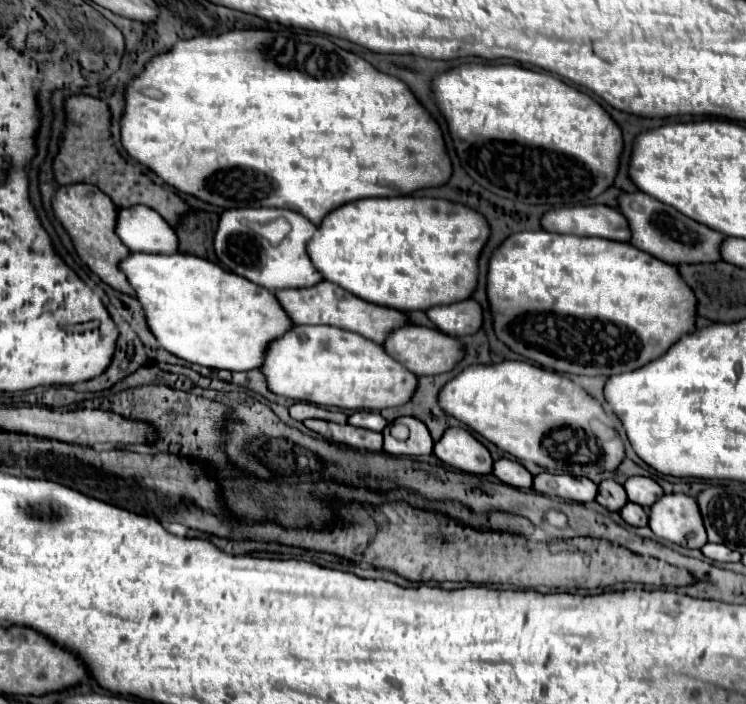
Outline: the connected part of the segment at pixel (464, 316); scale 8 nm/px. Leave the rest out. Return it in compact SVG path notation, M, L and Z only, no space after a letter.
M472 298L454 304L432 306L426 310L426 316L440 332L450 336L474 334L482 324L482 310Z

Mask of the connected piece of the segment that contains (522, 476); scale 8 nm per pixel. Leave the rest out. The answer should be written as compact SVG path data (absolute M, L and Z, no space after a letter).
M508 458L496 460L492 474L498 480L502 480L504 484L510 484L514 488L530 488L532 486L532 474L522 464L508 460Z

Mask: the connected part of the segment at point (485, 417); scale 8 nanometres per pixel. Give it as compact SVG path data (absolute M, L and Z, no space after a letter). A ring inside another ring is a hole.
M504 360L488 366L472 364L440 388L438 406L442 412L460 420L500 450L516 456L518 460L530 460L542 468L548 468L548 472L570 472L574 476L614 472L624 456L622 440L614 434L602 406L594 398L590 398L570 378L528 362Z

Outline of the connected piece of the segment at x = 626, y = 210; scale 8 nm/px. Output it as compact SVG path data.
M632 192L632 194L620 194L618 198L618 210L626 216L632 238L630 244L652 254L654 258L666 262L666 264L680 264L680 262L716 262L720 260L718 246L724 240L724 236L704 224L694 222L692 218L684 216L676 208L662 204L660 200L644 194L644 192Z

